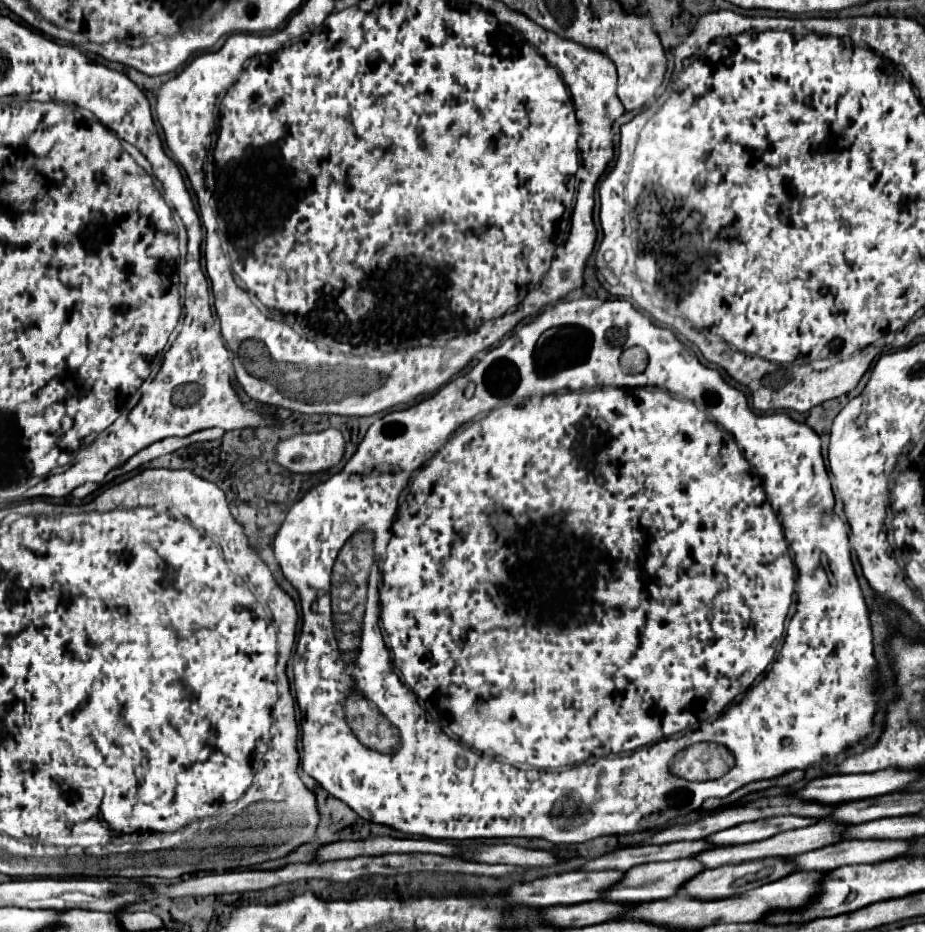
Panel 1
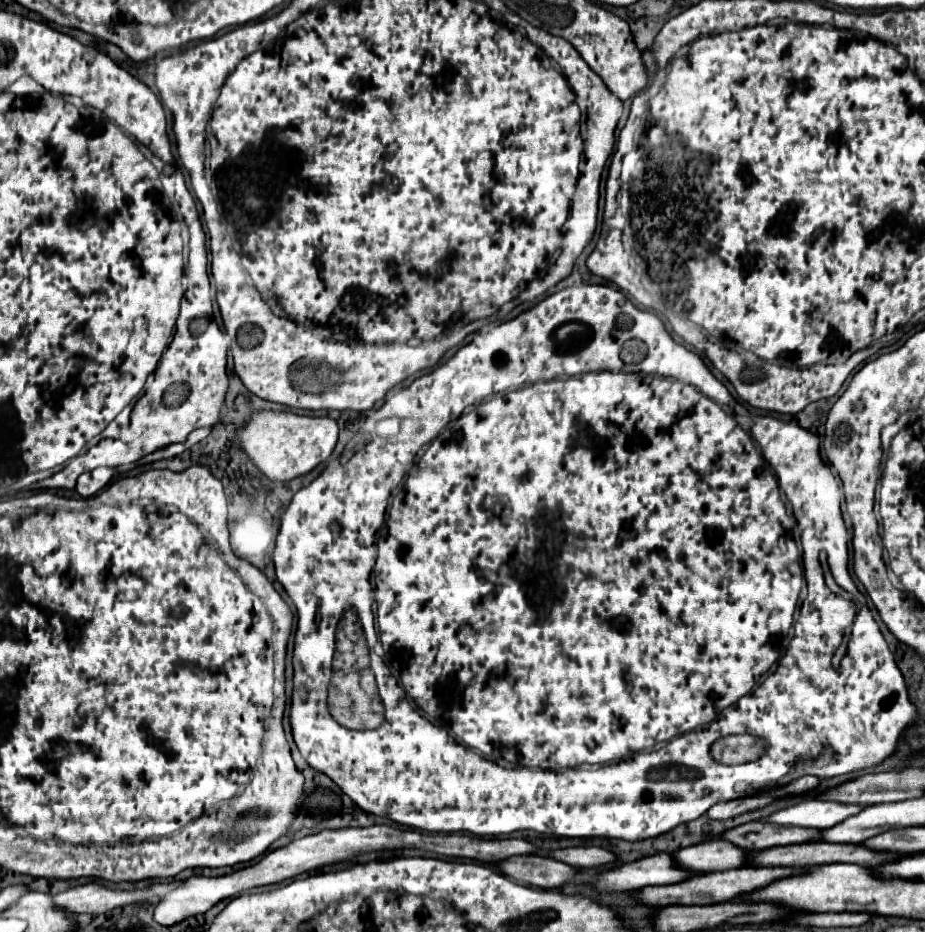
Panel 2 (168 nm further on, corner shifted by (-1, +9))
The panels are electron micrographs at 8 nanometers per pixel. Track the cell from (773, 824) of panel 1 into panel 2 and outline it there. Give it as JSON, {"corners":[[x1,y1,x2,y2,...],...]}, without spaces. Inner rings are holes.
{"corners":[[806,799,794,807,778,811,762,821,778,823,778,825,802,825,802,827,828,829,828,827,834,827,836,823,848,819,848,815,856,815,856,811,862,811,862,809,864,807,844,807,842,803]]}

